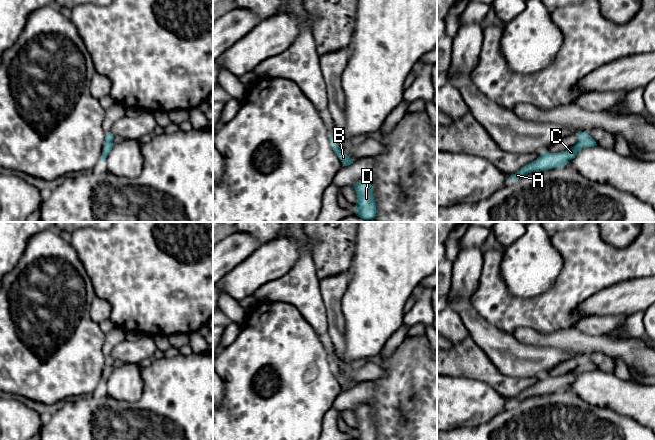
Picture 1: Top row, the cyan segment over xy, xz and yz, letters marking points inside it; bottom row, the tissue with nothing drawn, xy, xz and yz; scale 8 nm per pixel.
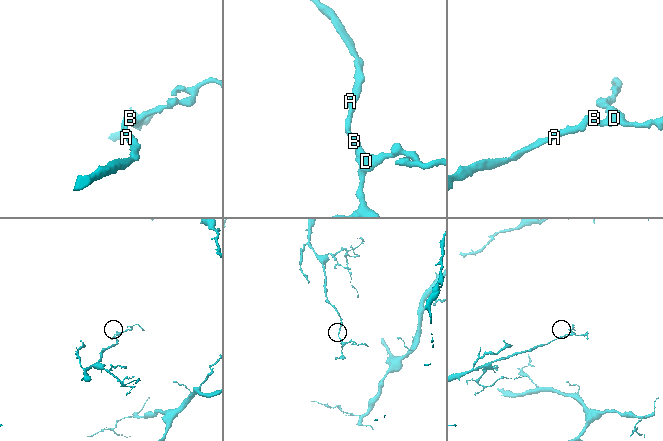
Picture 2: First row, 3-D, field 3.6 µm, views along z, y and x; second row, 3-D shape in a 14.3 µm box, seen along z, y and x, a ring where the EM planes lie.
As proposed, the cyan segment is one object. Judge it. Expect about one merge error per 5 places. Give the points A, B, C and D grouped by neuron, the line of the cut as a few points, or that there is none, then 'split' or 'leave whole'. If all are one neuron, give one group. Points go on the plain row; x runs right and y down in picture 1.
A B C D; no cut; leave whole

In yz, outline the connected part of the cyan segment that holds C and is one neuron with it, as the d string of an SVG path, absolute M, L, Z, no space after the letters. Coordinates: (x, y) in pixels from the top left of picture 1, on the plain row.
M579 356L576 360L578 365L574 370L558 377L542 376L536 384L522 391L517 397L511 399L509 404L519 403L531 396L541 396L548 393L563 391L569 384L574 383L576 378L583 372L597 370L595 364L586 356Z

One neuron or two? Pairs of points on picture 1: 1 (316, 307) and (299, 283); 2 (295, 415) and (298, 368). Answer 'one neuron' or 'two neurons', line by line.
1: one neuron
2: one neuron

